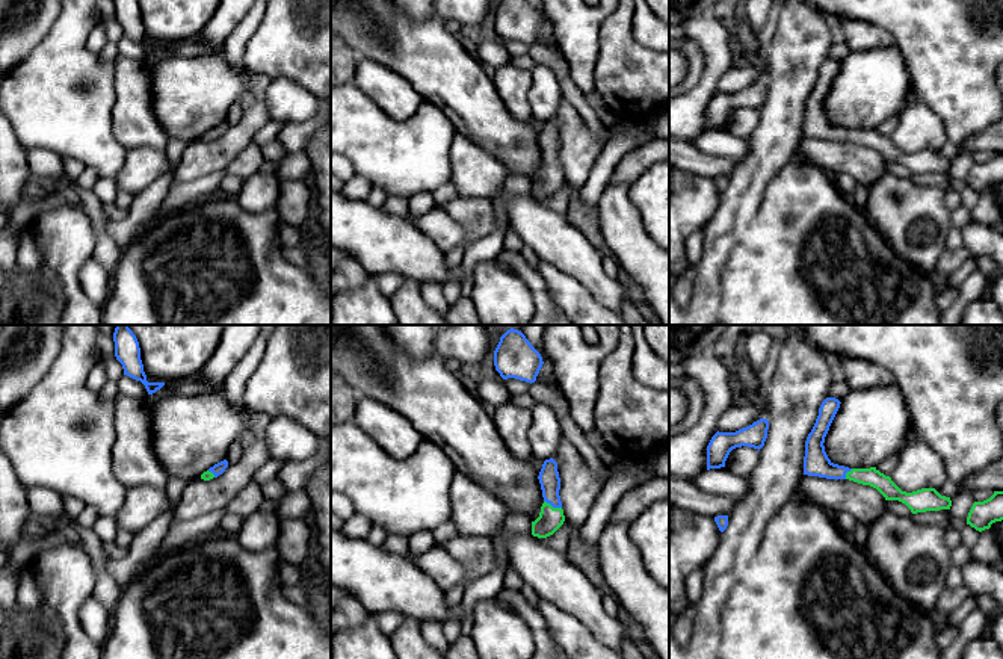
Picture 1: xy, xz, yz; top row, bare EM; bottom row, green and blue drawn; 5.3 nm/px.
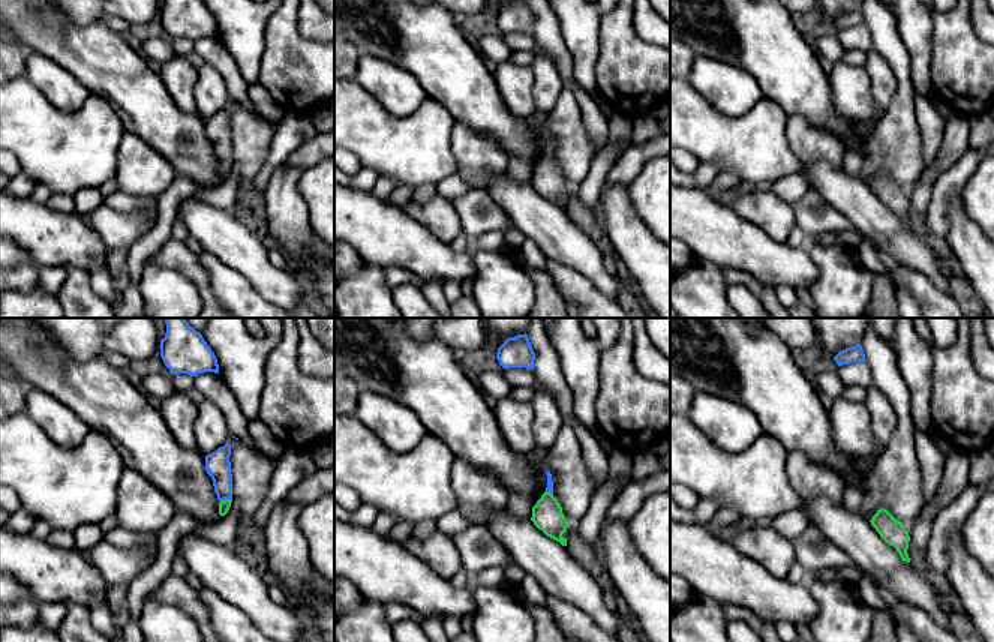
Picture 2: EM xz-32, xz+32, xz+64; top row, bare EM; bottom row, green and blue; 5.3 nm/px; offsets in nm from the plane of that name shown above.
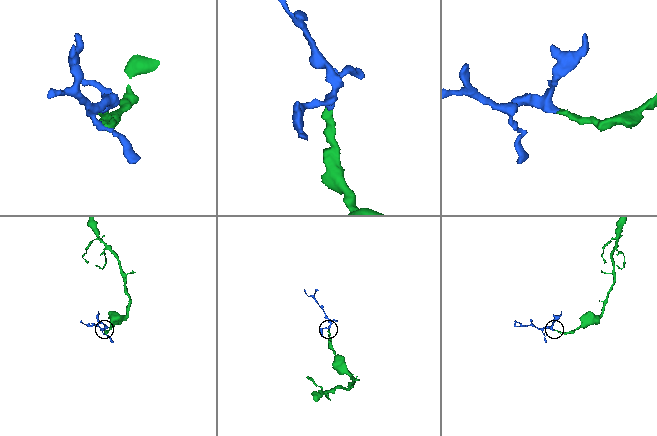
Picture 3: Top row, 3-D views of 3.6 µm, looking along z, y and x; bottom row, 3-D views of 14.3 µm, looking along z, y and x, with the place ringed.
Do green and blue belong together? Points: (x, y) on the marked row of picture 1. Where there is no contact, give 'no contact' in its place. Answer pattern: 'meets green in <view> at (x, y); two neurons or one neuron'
meets green in xz at (552, 507); one neuron

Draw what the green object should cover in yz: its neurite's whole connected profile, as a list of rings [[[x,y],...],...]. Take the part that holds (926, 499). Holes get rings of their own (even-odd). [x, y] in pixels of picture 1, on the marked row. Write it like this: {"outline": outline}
{"outline": [[[826,398],[822,402],[816,423],[805,441],[804,475],[826,479],[849,479],[863,485],[870,485],[876,488],[885,500],[899,500],[905,503],[912,514],[950,509],[950,497],[941,496],[935,488],[921,488],[906,493],[876,467],[849,469],[834,464],[828,458],[823,443],[840,404],[841,402],[835,398]]]}

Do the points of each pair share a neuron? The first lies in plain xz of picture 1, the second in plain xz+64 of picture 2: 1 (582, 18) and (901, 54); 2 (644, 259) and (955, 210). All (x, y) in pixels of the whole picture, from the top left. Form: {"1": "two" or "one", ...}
{"1": "two", "2": "one"}

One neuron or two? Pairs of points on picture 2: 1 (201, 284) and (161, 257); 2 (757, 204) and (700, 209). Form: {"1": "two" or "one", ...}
{"1": "one", "2": "two"}

